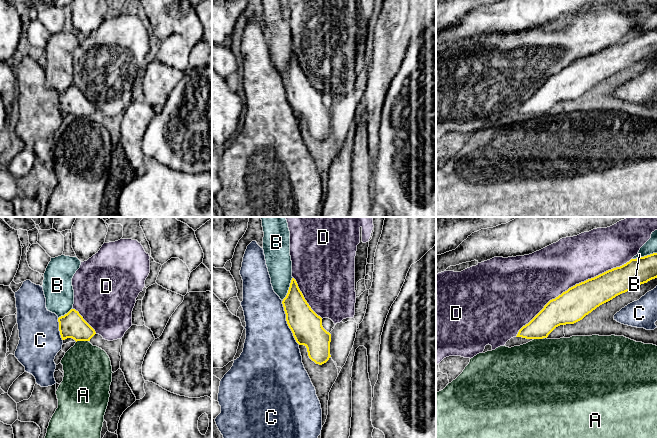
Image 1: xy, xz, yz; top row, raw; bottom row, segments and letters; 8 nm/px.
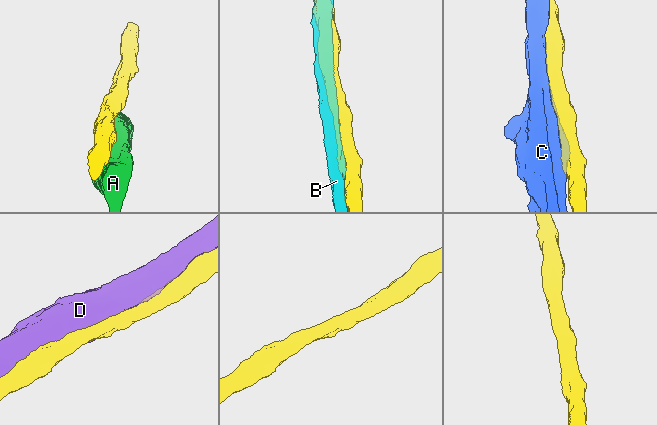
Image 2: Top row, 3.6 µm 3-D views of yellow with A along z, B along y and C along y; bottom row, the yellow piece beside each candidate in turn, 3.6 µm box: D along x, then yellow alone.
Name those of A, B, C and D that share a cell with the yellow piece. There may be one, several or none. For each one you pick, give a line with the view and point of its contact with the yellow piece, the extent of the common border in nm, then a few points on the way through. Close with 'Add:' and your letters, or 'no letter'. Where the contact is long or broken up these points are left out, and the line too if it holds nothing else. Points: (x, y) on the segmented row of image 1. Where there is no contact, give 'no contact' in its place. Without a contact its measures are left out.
D: contact yz (573, 286); length 1150 nm
Add: D

